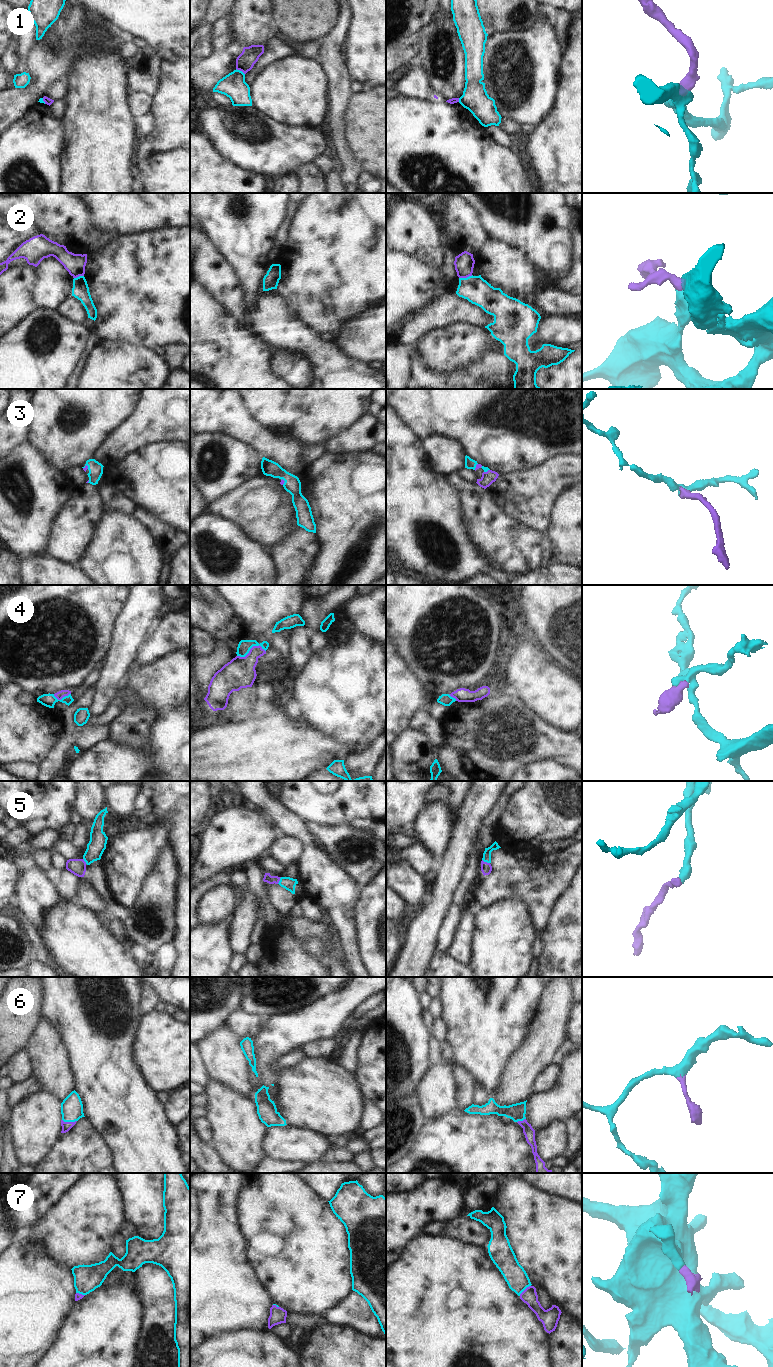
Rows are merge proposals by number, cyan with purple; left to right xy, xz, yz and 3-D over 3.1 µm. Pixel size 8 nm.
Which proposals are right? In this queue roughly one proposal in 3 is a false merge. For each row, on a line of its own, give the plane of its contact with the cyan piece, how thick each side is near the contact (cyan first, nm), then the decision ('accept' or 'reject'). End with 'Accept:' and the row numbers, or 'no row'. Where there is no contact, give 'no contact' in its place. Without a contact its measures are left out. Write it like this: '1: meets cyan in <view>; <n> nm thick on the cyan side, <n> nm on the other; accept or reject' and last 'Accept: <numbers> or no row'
1: meets cyan in xz; 200 nm thick on the cyan side, 150 nm on the other; reject
2: meets cyan in yz; 220 nm thick on the cyan side, 160 nm on the other; reject
3: meets cyan in xy; 120 nm thick on the cyan side, 30 nm on the other; accept
4: meets cyan in xz; 110 nm thick on the cyan side, 240 nm on the other; reject
5: meets cyan in yz; 60 nm thick on the cyan side, 90 nm on the other; accept
6: meets cyan in xy; 180 nm thick on the cyan side, 80 nm on the other; accept
7: meets cyan in yz; 180 nm thick on the cyan side, 130 nm on the other; accept
Accept: 3, 5, 6, 7

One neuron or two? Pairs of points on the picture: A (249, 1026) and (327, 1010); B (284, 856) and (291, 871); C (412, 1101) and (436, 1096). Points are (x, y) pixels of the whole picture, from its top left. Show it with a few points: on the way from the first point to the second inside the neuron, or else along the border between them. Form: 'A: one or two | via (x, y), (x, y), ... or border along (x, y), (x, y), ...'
A: two | border along (266, 1017), (261, 1030), (253, 1041)
B: two | border along (295, 864), (288, 865), (285, 868)
C: two | border along (416, 1091), (426, 1119)

